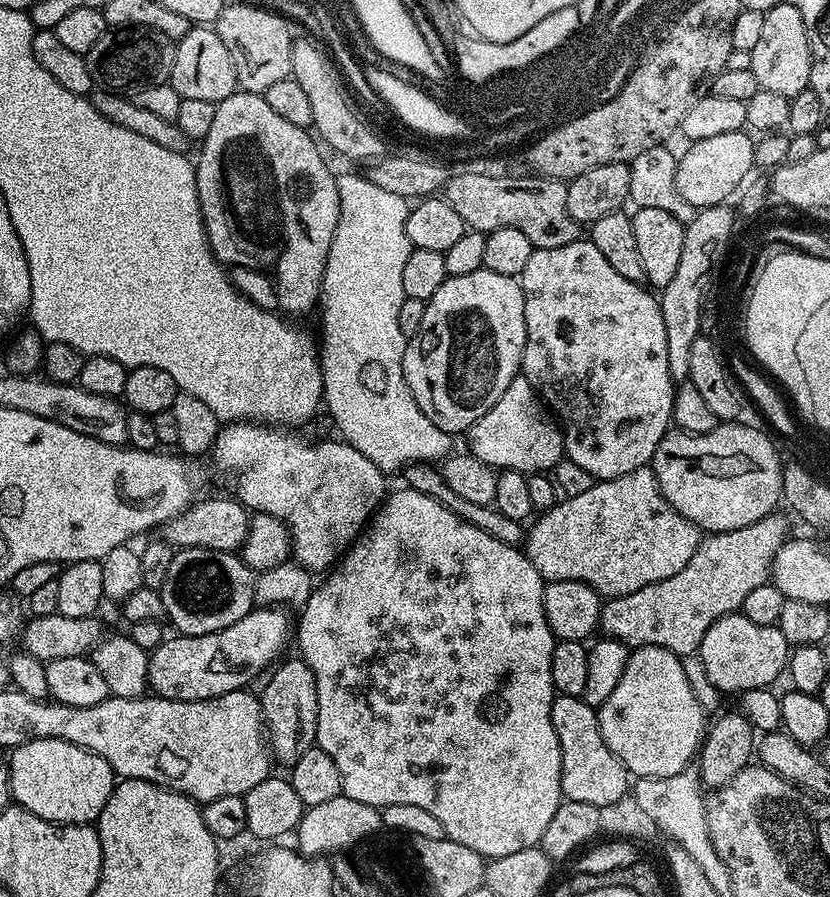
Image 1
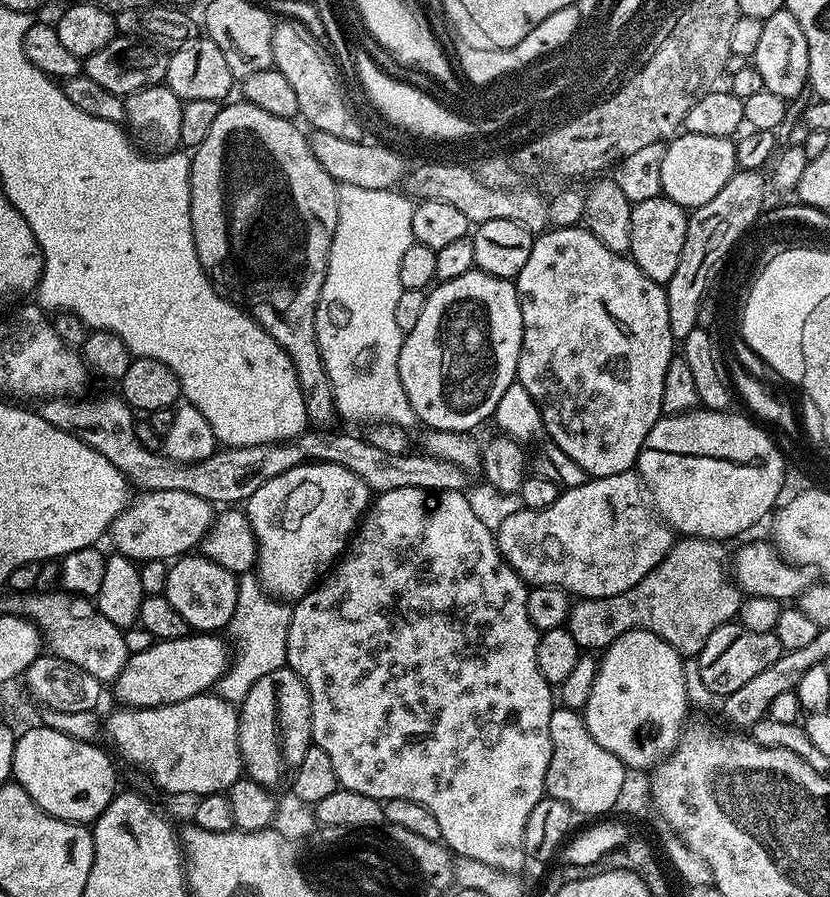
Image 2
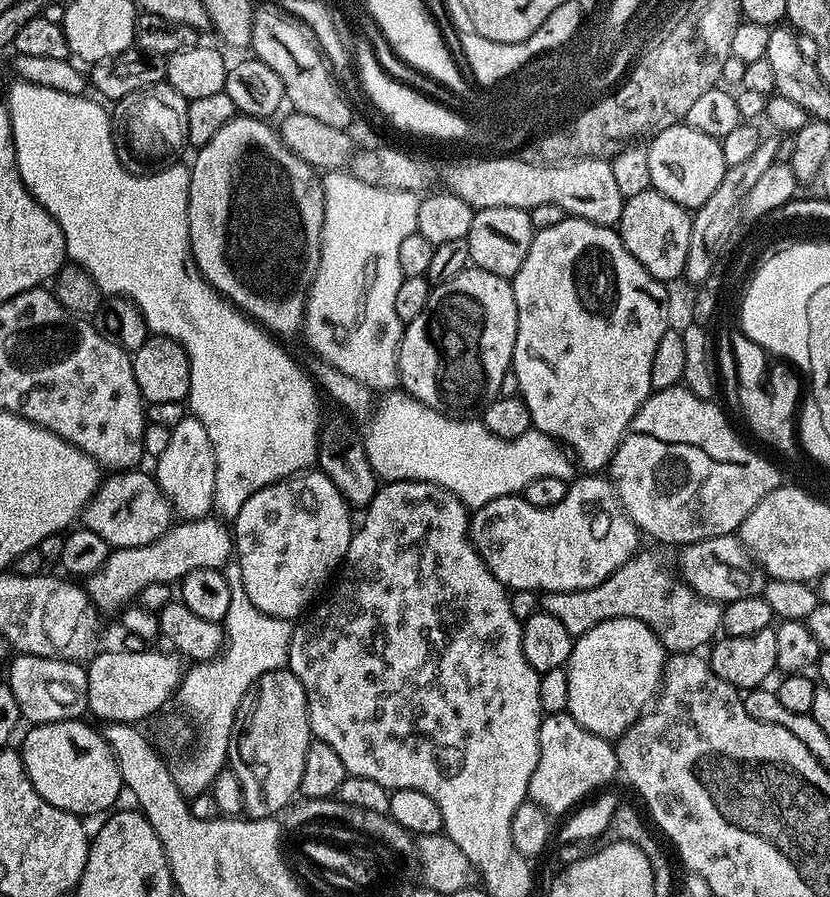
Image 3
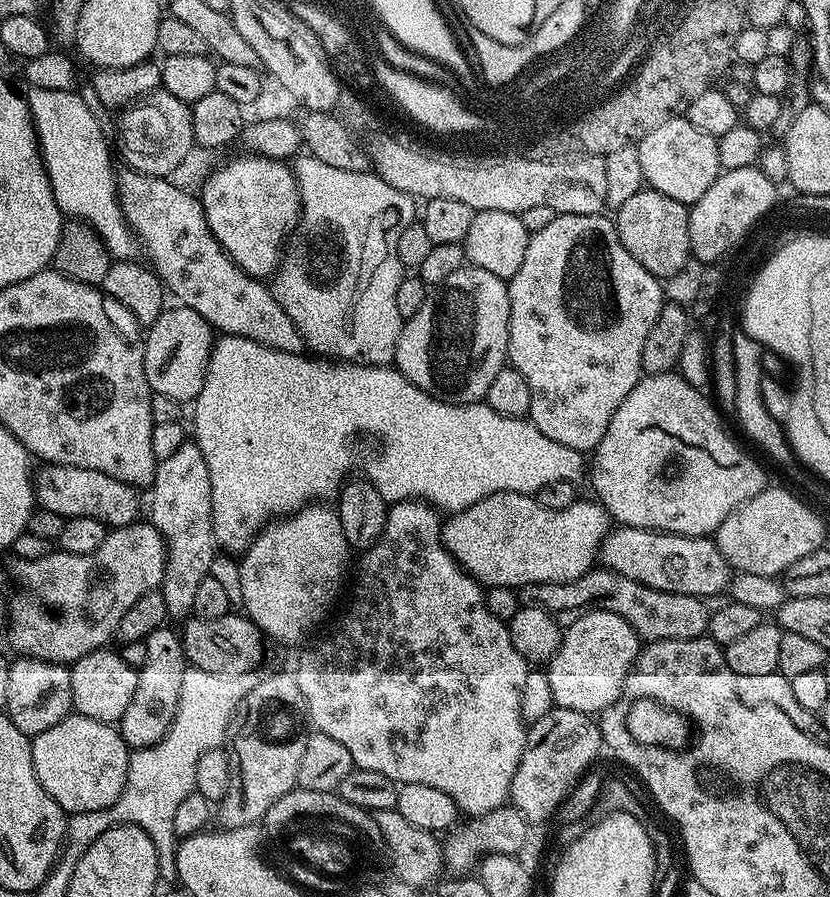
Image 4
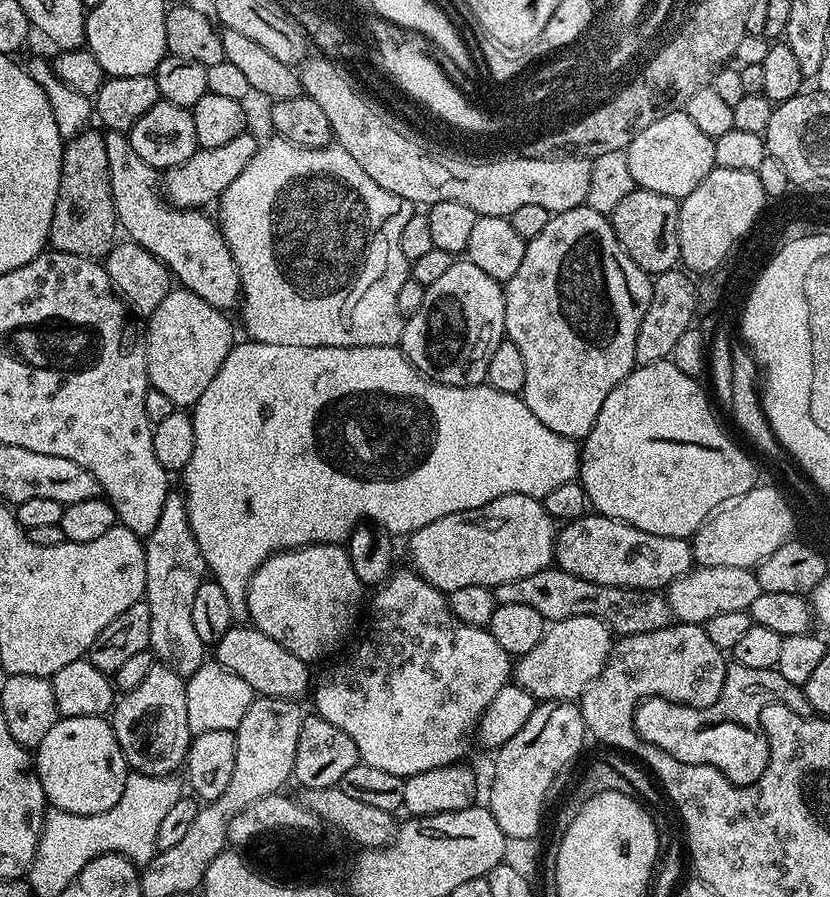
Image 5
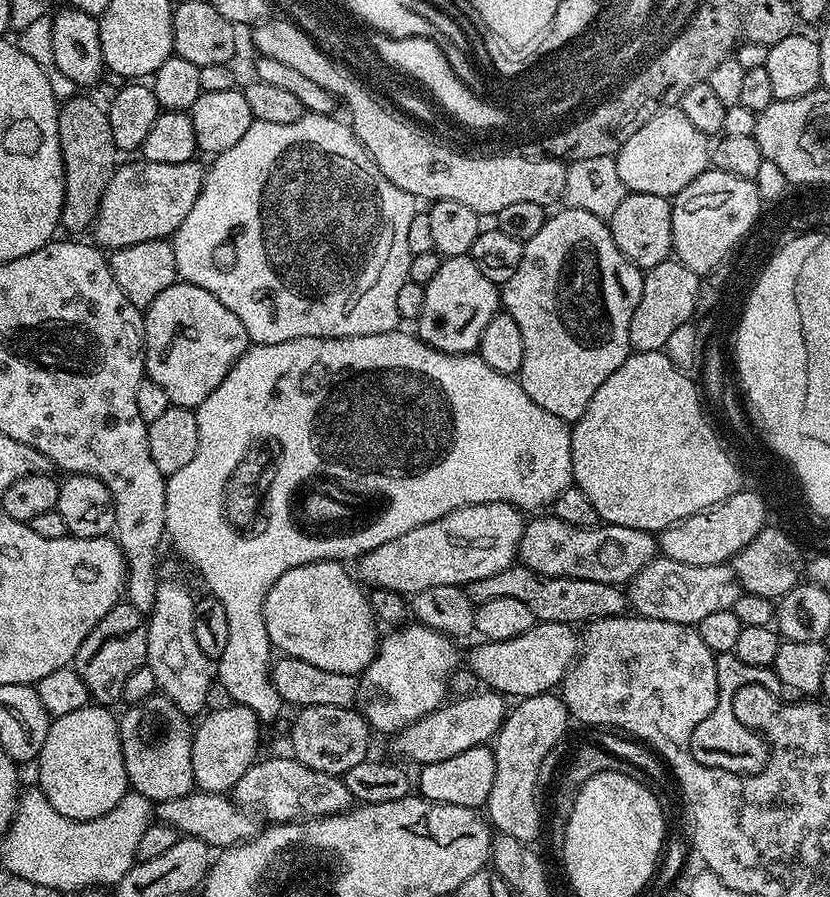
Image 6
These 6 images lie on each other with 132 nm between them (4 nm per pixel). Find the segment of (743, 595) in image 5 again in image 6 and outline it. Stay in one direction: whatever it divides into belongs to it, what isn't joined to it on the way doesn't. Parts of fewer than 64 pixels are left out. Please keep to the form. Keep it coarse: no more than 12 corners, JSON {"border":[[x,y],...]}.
{"border":[[663,555],[626,591],[635,615],[689,626],[742,594],[731,563]]}

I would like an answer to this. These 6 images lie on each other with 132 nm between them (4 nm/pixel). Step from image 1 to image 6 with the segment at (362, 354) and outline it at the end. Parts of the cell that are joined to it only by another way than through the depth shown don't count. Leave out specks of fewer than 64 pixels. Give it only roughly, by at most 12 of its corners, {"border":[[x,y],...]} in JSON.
{"border":[[253,120],[171,237],[252,344],[397,331],[418,200]]}

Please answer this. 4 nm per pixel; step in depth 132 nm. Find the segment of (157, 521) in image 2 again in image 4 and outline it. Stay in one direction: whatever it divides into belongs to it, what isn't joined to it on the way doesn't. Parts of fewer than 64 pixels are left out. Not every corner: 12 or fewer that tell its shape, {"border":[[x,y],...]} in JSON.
{"border":[[44,464],[40,508],[137,523],[141,493],[110,474]]}

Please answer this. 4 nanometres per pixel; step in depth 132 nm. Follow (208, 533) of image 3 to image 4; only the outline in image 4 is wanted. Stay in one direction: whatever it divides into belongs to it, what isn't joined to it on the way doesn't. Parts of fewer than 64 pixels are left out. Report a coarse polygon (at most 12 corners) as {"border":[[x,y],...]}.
{"border":[[164,535],[13,559],[24,658],[71,666],[163,585]]}

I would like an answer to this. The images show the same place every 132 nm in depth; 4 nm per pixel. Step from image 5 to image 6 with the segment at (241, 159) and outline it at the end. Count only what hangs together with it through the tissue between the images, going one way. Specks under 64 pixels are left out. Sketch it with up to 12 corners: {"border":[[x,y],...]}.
{"border":[[121,163],[90,229],[101,249],[168,240],[206,168]]}

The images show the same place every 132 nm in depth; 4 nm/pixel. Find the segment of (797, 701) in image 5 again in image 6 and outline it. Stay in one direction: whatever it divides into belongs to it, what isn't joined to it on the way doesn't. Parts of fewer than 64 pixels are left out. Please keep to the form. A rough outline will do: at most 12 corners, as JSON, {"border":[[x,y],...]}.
{"border":[[717,652],[720,699],[691,729],[688,751],[702,766],[753,776],[768,762],[759,732],[736,717],[736,692],[772,668]]}

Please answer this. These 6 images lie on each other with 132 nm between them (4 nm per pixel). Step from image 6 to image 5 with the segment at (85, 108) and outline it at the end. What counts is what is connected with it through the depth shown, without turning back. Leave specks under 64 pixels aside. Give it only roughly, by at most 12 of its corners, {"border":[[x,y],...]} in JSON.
{"border":[[105,133],[65,143],[53,252],[100,260],[117,243]]}

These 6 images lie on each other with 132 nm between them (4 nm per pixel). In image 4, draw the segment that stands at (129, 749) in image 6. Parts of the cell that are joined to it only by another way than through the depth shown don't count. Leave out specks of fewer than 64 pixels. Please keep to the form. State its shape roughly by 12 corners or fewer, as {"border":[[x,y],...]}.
{"border":[[154,630],[118,731],[129,749],[170,730],[184,672],[181,633]]}

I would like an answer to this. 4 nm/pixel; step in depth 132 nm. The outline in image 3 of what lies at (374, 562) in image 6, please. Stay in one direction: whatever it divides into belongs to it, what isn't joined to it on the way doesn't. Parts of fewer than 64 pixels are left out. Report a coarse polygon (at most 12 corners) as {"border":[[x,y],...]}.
{"border":[[584,474],[553,508],[520,494],[471,513],[505,588],[606,582],[641,531],[611,479]]}

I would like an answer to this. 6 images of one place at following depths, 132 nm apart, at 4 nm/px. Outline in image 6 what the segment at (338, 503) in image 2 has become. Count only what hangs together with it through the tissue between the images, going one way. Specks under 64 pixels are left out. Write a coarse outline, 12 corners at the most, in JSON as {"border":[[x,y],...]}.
{"border":[[338,560],[286,570],[264,599],[273,649],[359,677],[368,592]]}

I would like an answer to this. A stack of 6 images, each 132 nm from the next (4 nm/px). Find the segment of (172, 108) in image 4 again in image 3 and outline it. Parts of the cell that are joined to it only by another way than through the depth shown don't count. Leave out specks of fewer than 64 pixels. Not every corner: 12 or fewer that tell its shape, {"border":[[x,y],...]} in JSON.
{"border":[[167,82],[111,105],[118,162],[161,172],[188,144],[188,99]]}

